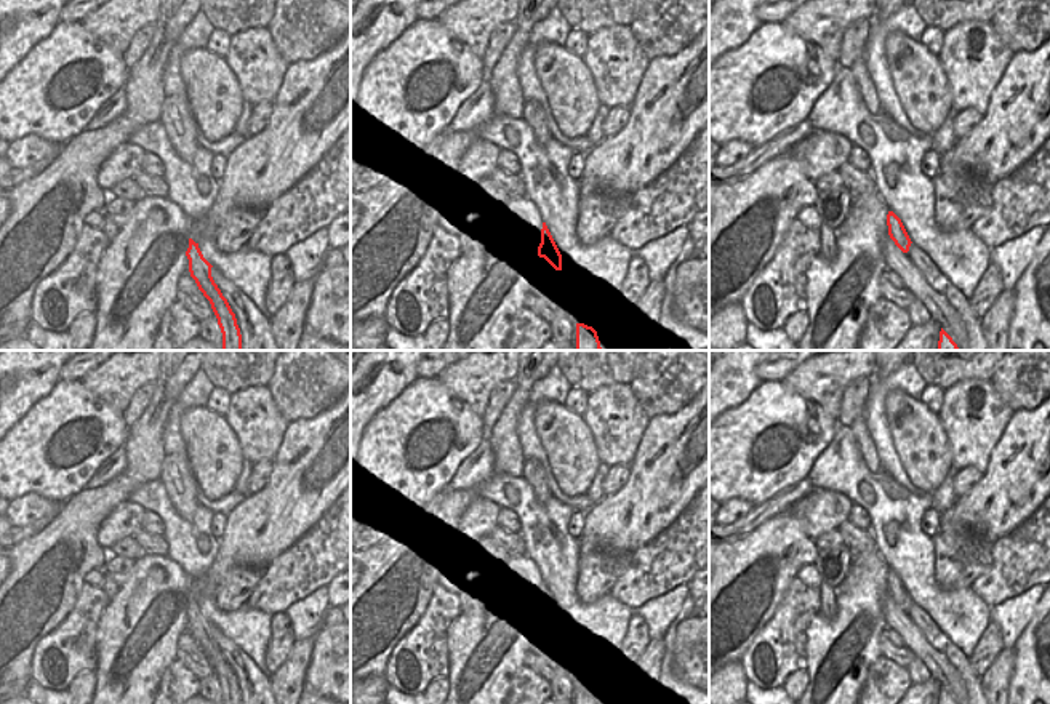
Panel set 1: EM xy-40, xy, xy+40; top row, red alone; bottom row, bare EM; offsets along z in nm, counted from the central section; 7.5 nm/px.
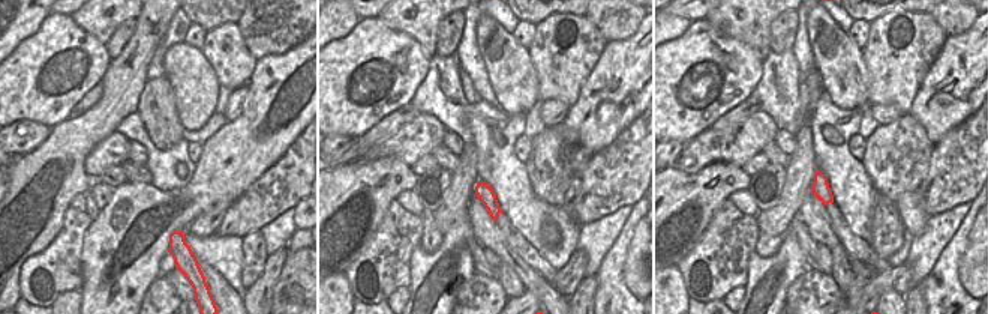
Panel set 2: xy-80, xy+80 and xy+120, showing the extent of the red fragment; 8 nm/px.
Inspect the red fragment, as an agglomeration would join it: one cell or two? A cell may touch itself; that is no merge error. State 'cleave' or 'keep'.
keep

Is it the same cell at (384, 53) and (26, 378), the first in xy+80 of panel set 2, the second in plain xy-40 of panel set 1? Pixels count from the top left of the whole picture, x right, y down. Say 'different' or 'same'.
different

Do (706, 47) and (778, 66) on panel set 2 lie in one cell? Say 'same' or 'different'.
different

